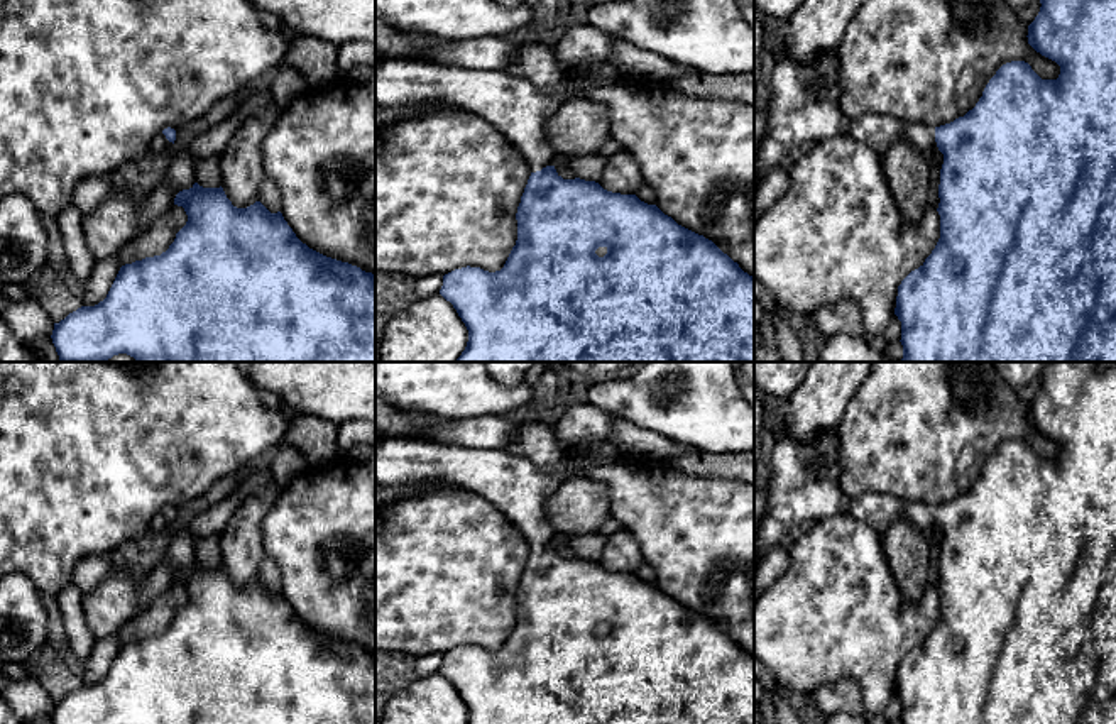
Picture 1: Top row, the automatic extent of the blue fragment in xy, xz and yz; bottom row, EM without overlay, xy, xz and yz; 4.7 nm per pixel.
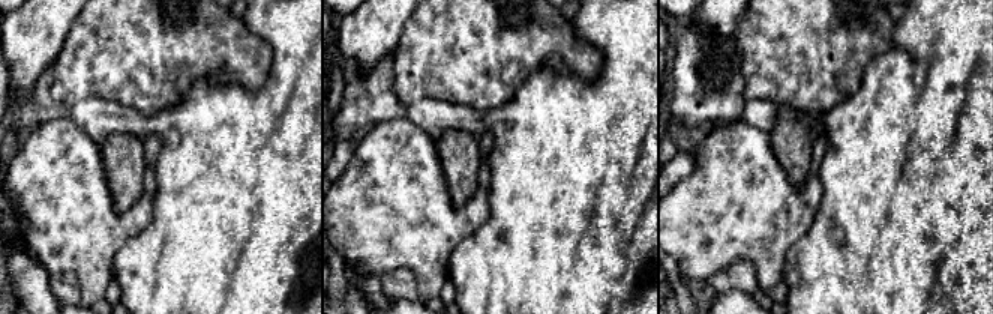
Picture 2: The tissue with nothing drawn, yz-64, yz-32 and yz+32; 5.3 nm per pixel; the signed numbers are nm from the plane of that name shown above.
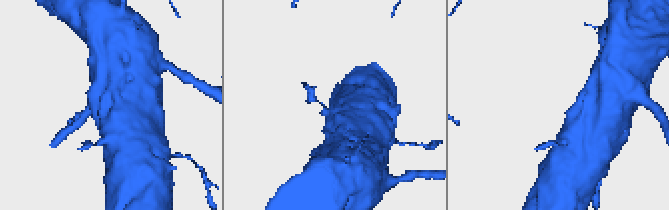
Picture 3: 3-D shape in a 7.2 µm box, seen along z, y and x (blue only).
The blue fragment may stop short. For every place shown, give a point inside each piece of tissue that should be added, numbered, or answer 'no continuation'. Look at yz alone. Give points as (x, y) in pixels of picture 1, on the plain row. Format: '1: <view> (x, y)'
1: yz (878, 511)

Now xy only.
1: xy (159, 523)

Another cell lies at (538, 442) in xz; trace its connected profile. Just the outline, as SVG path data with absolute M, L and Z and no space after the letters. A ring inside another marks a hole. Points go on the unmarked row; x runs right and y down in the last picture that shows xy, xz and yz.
M524 420L519 438L504 450L531 460L546 472L553 472L573 448L558 440L555 421Z

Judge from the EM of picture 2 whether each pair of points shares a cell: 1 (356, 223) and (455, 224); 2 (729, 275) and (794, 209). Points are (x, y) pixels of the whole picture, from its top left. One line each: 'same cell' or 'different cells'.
1: same cell
2: different cells

